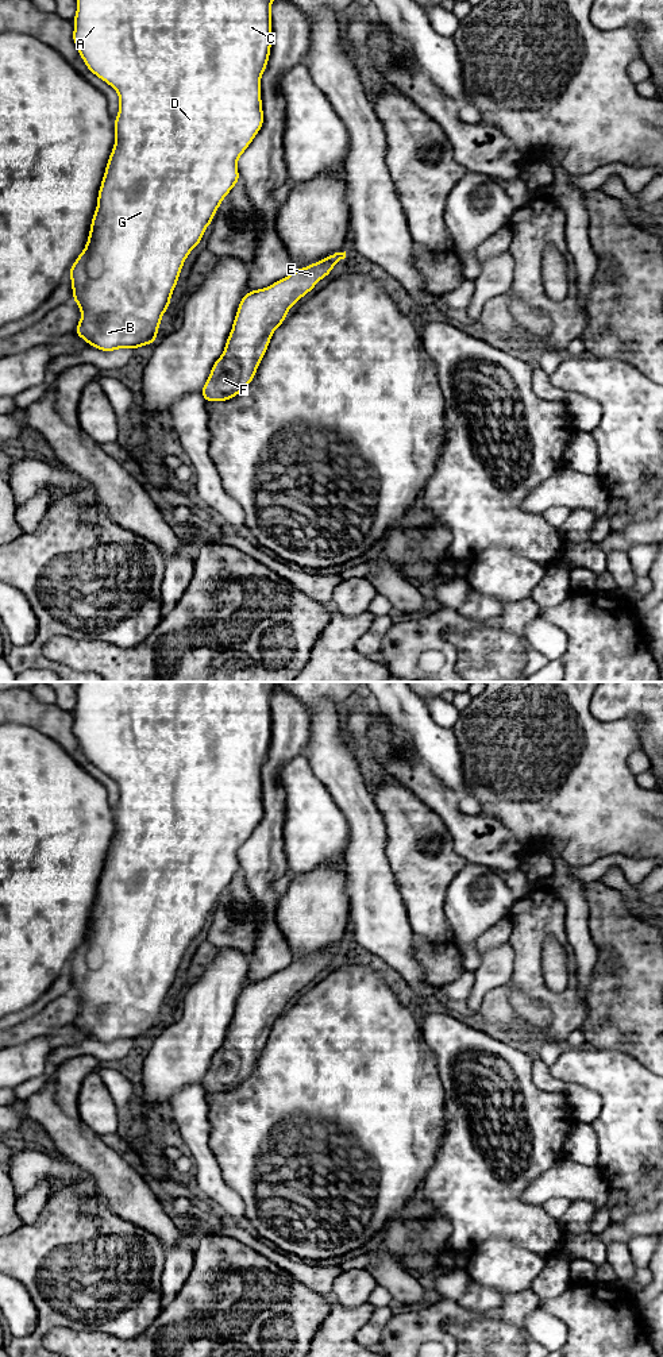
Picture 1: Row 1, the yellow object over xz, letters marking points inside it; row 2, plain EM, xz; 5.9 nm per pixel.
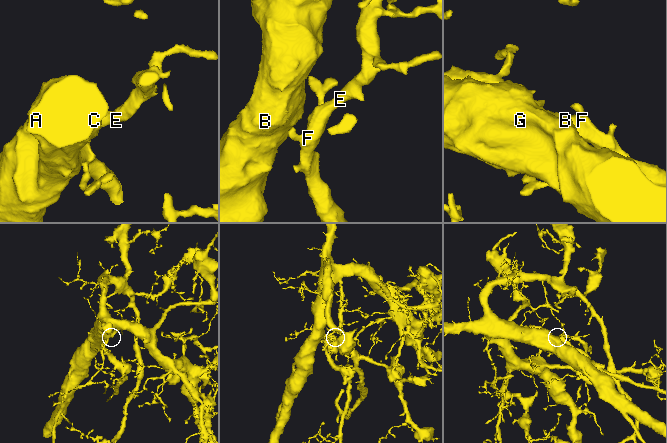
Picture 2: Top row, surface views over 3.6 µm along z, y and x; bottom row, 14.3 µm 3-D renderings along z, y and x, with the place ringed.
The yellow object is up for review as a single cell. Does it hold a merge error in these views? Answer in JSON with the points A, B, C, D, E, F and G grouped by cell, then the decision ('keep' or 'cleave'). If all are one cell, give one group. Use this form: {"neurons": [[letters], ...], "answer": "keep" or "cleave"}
{"neurons": [["A", "B", "C", "D", "E", "F", "G"]], "answer": "keep"}

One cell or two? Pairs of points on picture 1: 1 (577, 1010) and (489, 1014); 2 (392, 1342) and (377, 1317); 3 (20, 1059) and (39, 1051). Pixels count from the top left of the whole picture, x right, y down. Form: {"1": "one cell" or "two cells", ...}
{"1": "one cell", "2": "two cells", "3": "one cell"}

